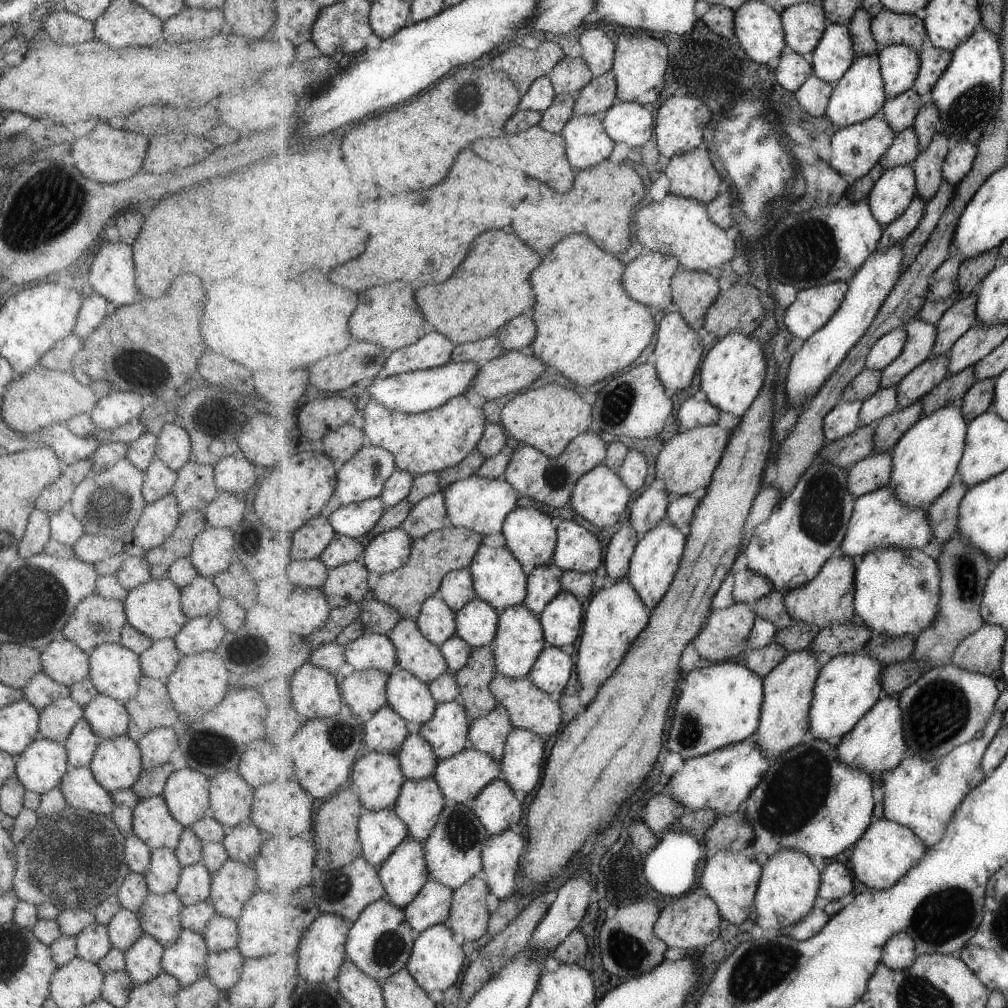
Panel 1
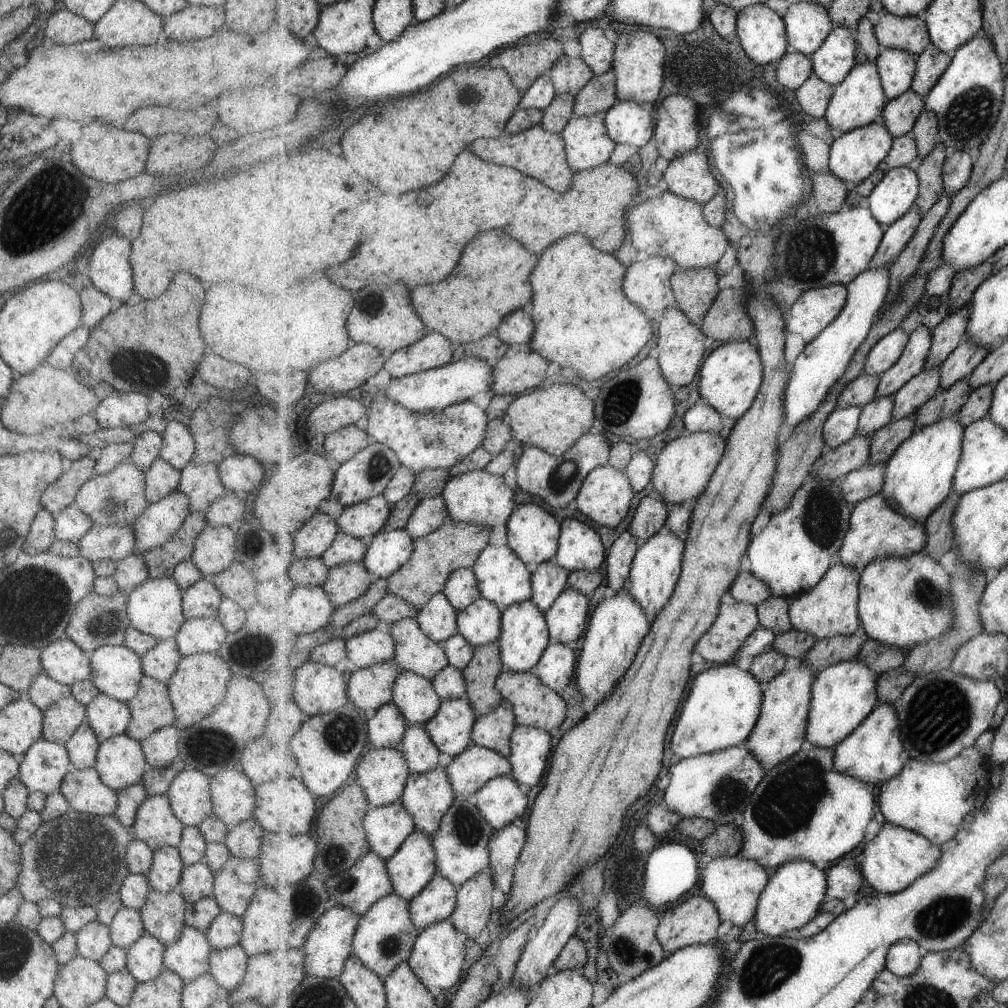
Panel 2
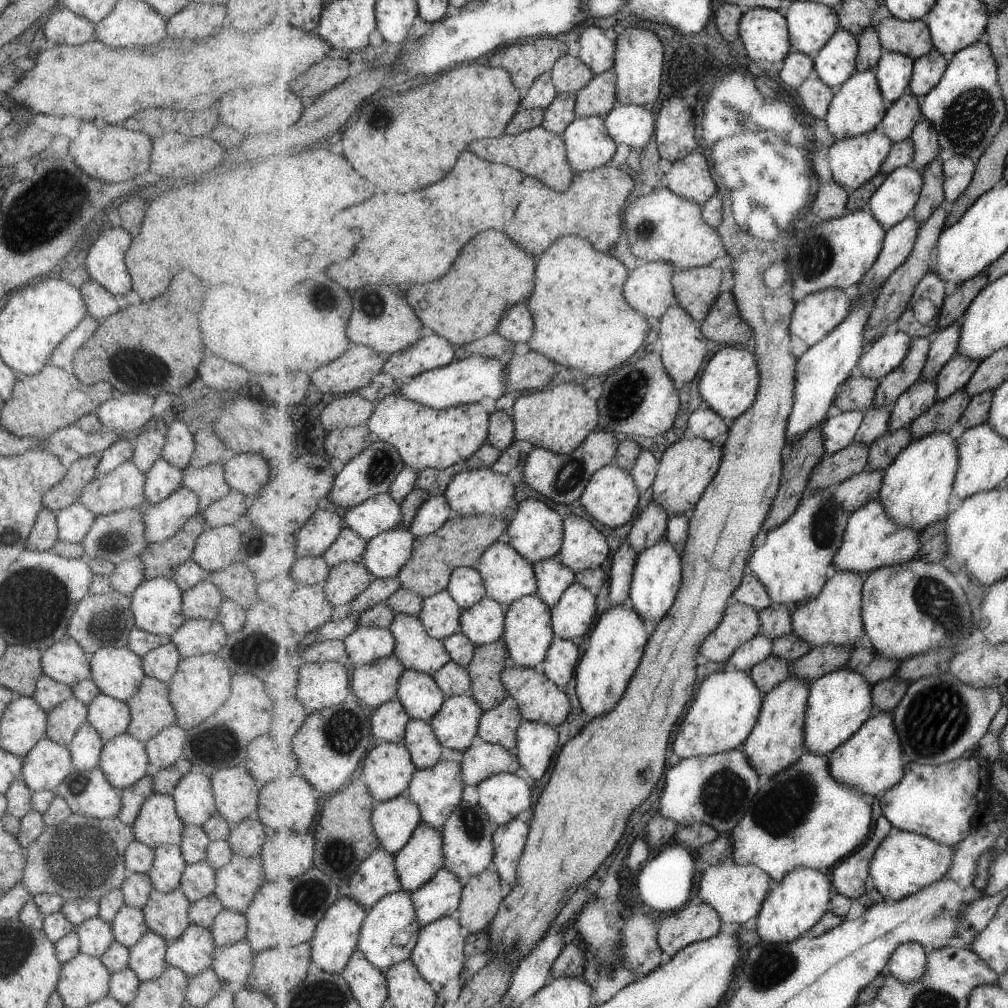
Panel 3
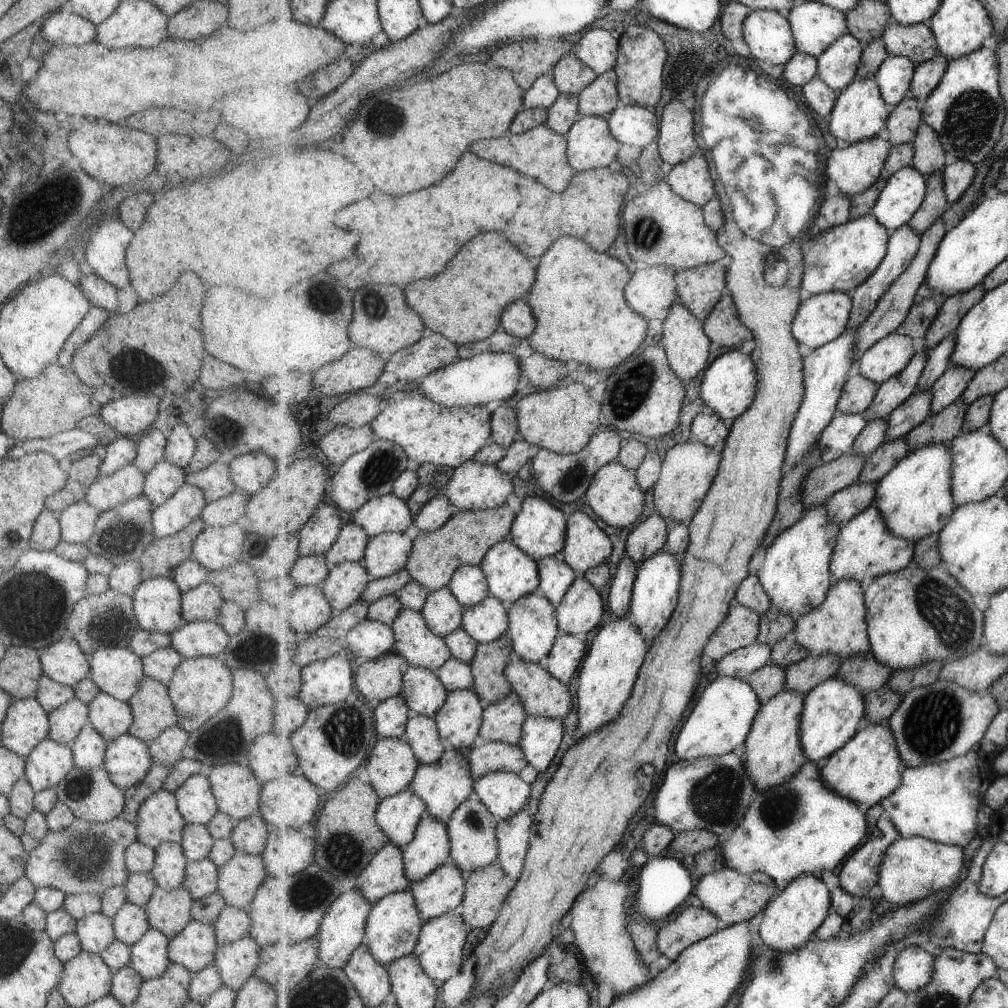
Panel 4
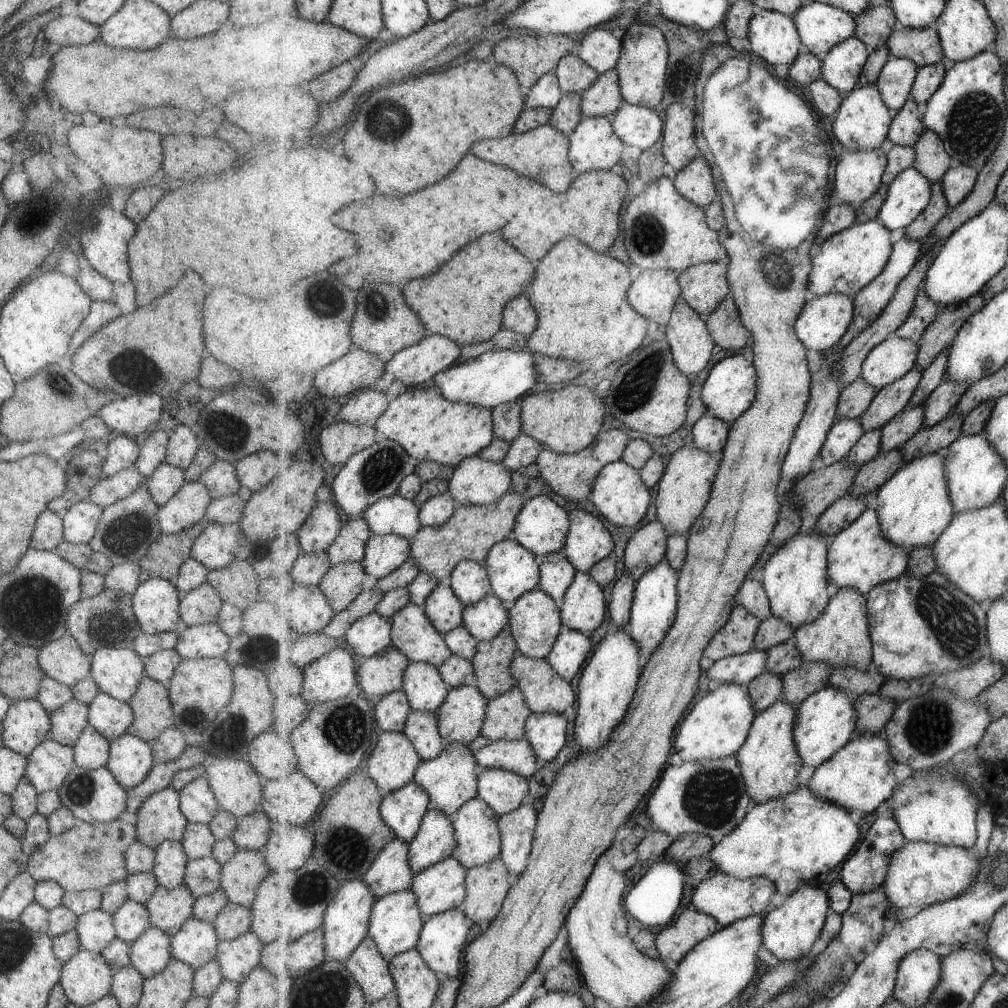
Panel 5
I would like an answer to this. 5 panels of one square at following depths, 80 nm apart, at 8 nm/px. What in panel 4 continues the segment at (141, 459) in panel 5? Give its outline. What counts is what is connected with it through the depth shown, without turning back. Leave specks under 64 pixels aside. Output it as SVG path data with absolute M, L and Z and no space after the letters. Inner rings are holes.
M147 429L136 436L136 455L132 460L133 466L143 474L162 460L166 436L159 429Z

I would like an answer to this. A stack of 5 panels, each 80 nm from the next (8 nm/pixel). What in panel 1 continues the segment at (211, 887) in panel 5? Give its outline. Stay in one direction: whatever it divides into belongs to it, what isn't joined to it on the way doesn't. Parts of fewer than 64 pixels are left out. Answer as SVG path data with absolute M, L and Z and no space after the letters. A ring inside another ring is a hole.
M199 862L181 867L173 892L179 897L183 906L198 903L208 898L210 875Z

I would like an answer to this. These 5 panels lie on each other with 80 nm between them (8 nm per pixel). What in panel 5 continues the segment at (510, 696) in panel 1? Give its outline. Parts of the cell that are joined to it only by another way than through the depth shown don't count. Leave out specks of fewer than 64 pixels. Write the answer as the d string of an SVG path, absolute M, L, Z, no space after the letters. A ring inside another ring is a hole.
M522 654L514 658L511 670L533 713L562 713L578 700L576 686L561 676L547 659Z

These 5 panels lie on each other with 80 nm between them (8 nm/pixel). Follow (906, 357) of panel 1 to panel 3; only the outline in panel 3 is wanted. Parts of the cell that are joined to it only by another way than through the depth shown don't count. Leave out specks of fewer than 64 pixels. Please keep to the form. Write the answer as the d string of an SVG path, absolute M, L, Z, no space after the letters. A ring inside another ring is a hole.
M921 337L913 341L909 354L904 363L896 371L888 374L883 381L879 392L874 398L873 409L893 407L896 400L903 396L922 377L923 369L928 361L932 337Z

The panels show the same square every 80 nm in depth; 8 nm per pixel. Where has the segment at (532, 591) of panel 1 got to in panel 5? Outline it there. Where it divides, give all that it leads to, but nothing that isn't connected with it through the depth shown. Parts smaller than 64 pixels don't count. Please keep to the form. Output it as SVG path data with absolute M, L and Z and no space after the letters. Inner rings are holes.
M564 550L551 553L540 564L542 580L539 588L550 594L559 606L563 604L566 592L578 573L575 565L567 558Z

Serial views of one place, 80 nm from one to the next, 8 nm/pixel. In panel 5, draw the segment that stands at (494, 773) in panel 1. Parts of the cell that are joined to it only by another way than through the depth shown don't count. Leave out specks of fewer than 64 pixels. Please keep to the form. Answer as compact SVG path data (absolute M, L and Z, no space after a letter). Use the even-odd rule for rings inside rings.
M500 740L485 745L475 756L481 769L504 768L531 778L539 770L539 757L533 745L523 740Z

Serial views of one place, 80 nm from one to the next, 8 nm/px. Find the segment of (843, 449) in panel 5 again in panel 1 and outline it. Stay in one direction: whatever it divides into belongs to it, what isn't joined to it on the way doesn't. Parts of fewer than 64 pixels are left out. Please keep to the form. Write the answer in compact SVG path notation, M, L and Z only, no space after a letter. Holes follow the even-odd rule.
M863 401L840 403L825 417L824 435L829 443L849 436L860 427L860 412L864 406Z

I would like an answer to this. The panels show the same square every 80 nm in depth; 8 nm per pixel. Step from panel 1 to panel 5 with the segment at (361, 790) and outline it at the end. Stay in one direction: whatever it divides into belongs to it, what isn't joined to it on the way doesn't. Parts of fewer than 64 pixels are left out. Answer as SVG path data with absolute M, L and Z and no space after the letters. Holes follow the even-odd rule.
M381 731L379 742L365 761L367 774L389 794L415 781L415 773L422 763L418 749L403 732Z

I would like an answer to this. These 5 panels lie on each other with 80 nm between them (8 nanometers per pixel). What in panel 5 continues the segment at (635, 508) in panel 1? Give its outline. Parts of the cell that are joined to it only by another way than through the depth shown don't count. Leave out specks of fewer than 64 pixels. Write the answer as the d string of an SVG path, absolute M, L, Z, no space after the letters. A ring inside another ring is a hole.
M655 520L641 527L627 542L624 571L635 582L655 568L667 554L668 534Z

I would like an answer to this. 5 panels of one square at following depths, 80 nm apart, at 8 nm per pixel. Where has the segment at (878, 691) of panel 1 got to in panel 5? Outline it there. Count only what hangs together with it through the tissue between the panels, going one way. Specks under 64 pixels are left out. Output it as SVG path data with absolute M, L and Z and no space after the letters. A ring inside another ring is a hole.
M831 685L818 690L797 707L794 737L805 765L814 766L815 769L820 767L859 734L856 727L858 712L854 700L851 694Z

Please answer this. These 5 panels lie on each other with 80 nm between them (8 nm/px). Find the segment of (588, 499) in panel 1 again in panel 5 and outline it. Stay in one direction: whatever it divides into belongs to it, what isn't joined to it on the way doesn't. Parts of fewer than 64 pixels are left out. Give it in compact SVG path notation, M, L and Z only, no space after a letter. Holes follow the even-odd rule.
M623 458L606 464L595 481L593 492L588 499L594 504L598 512L615 526L637 526L649 512L653 494L642 479L642 473L634 466L627 464Z

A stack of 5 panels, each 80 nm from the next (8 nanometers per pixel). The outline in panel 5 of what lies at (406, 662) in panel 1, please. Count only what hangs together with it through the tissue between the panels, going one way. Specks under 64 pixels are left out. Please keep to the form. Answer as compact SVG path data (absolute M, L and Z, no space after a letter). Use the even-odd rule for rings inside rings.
M409 603L405 608L395 613L391 619L393 646L402 650L412 663L424 662L440 667L451 658L452 650L448 647L446 638L442 632L431 622L424 607Z

